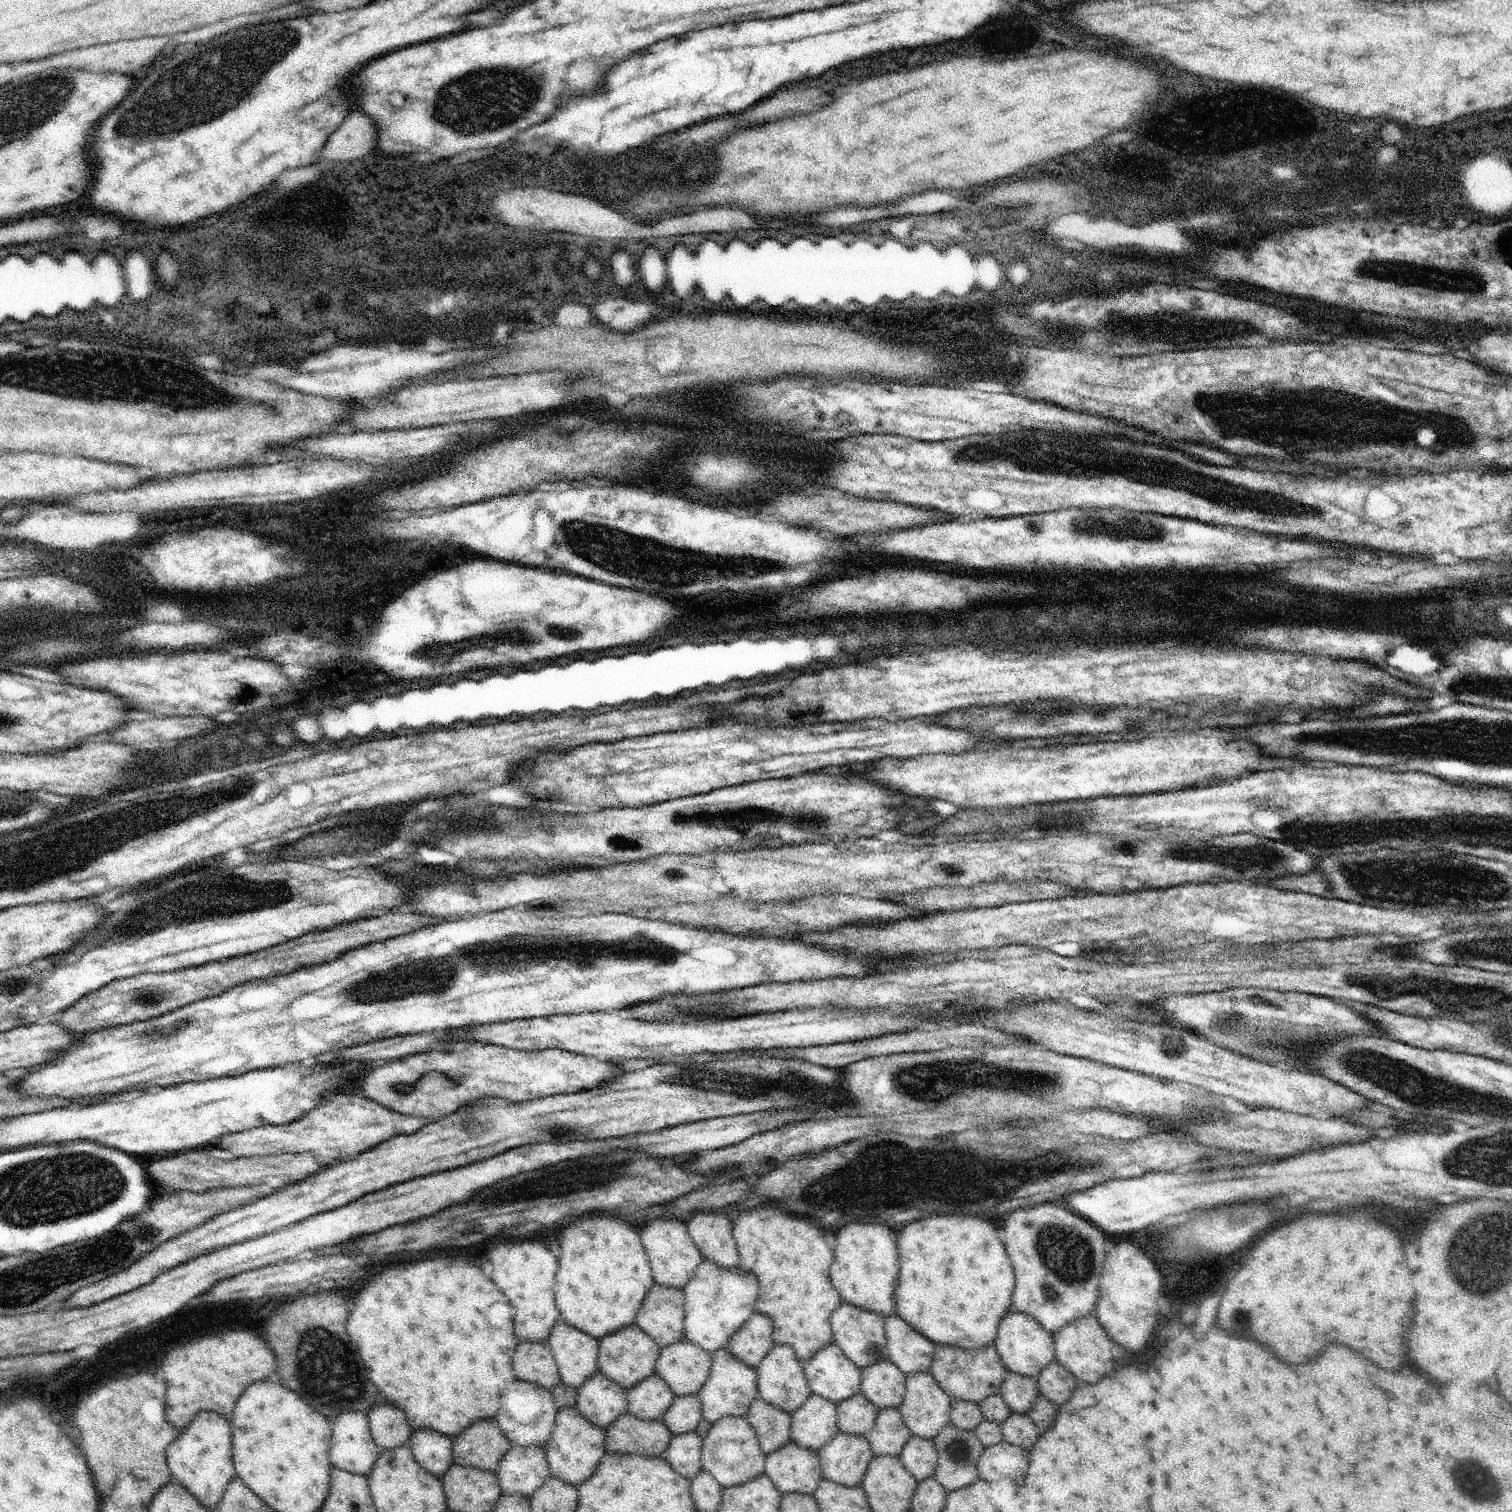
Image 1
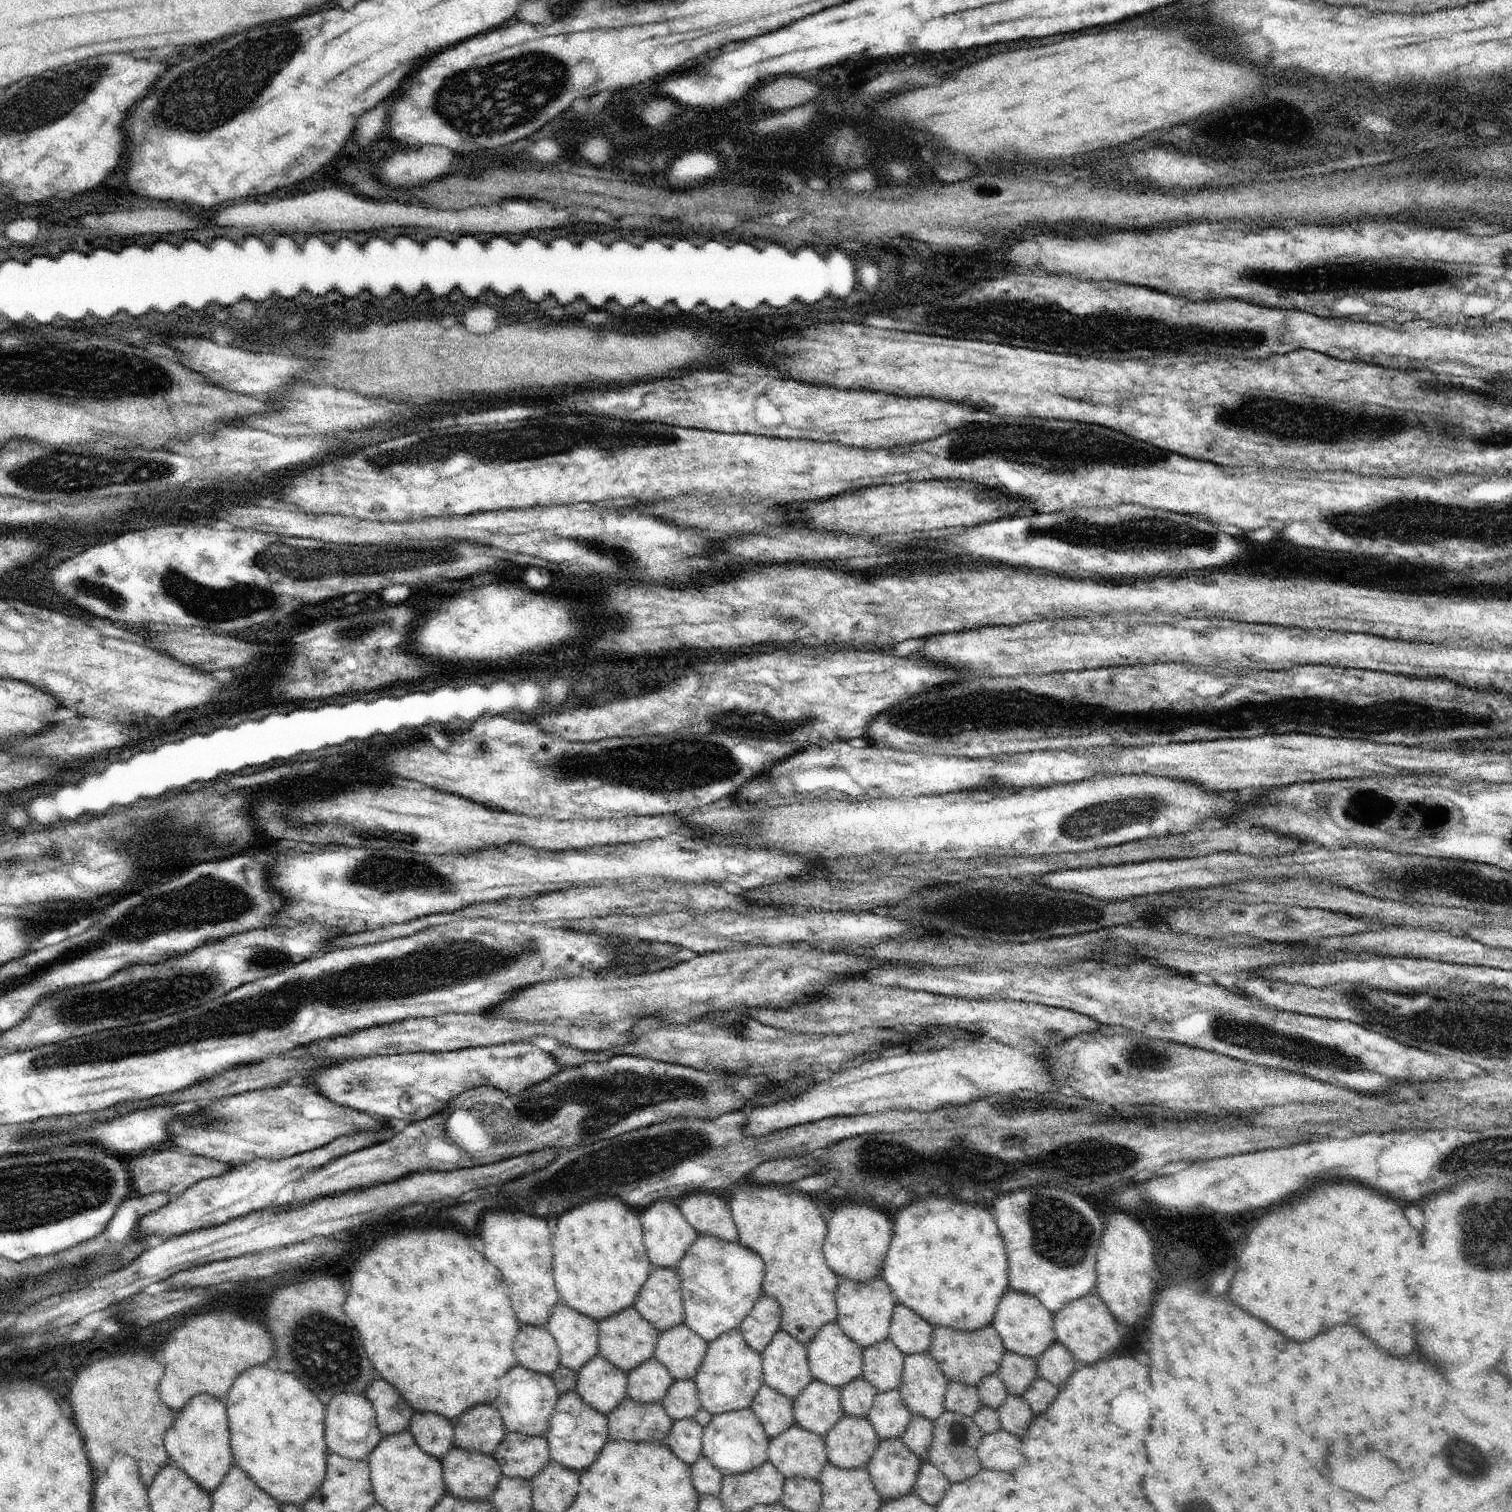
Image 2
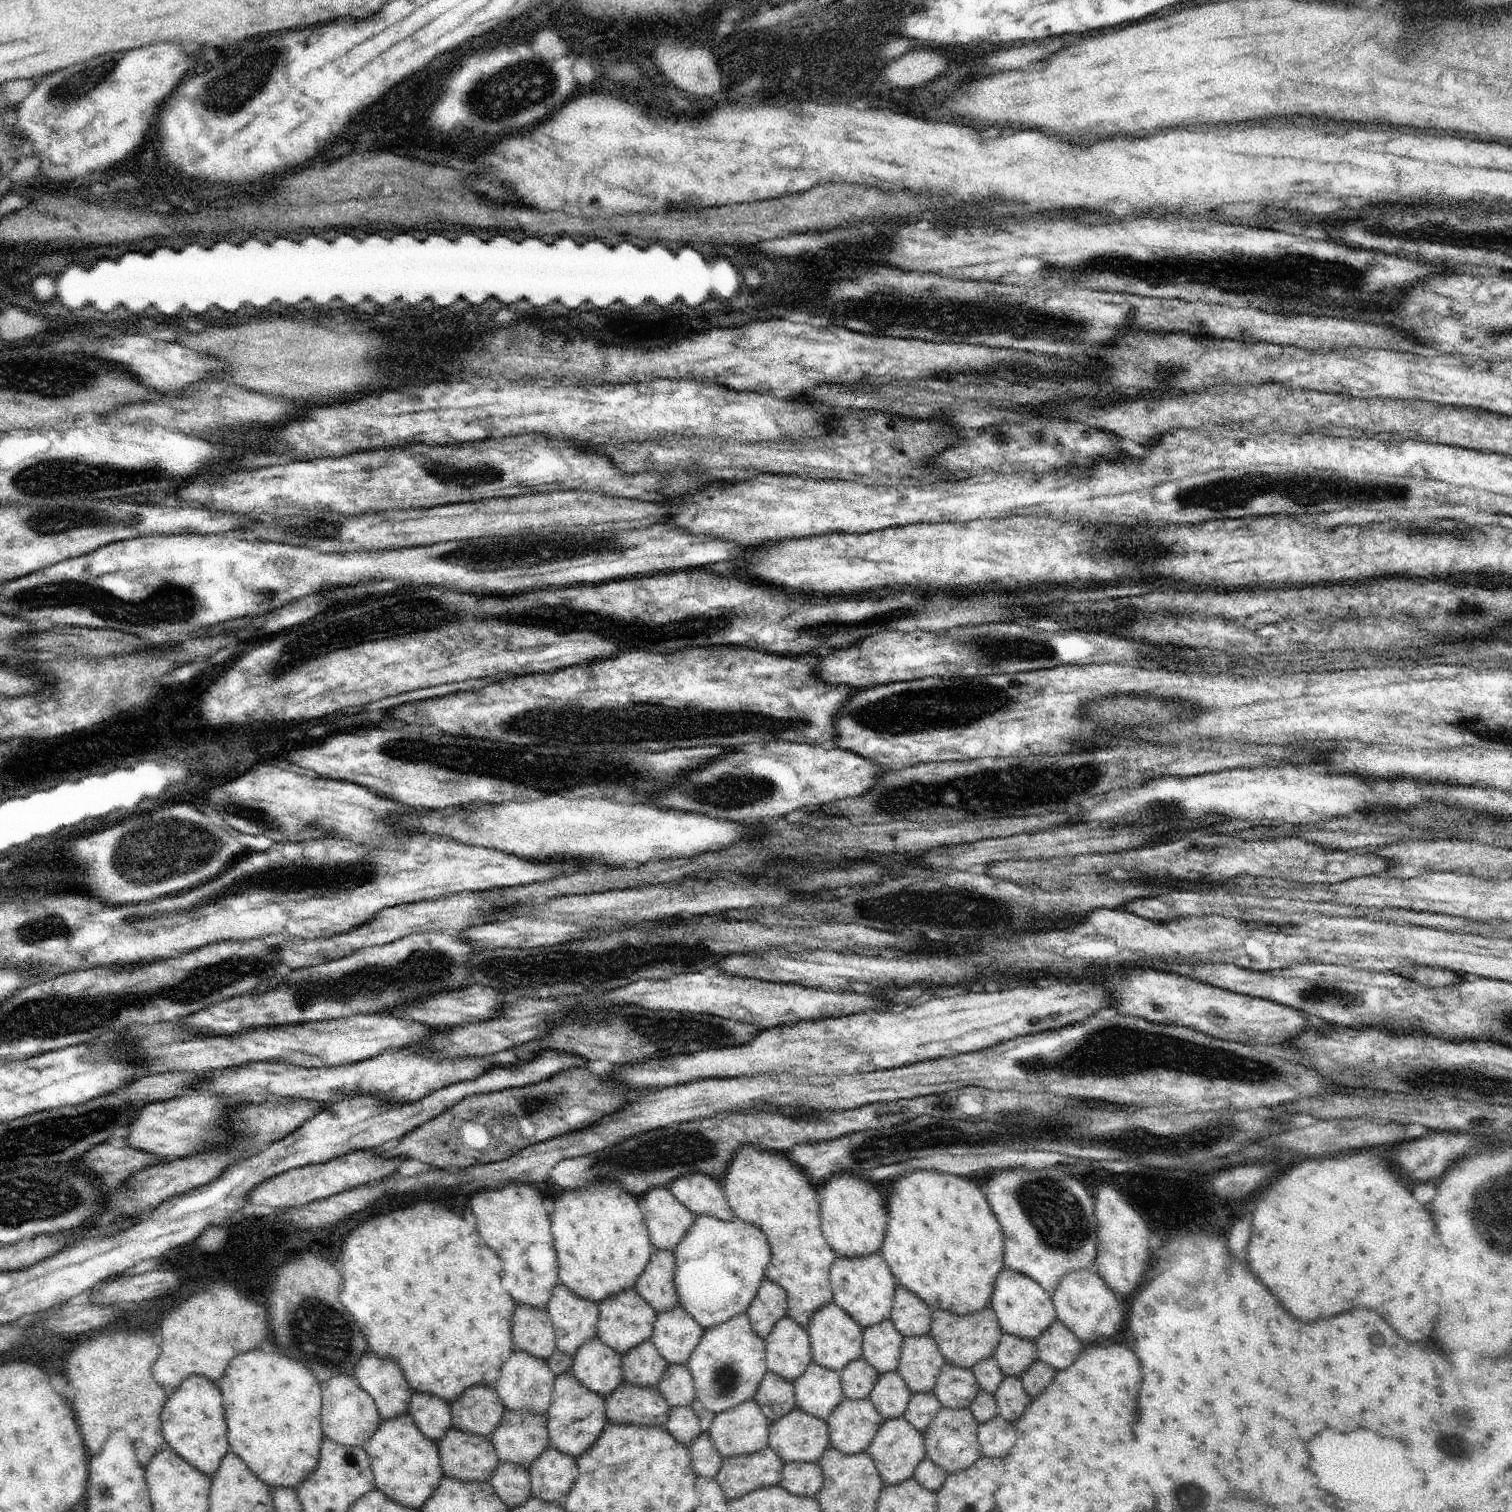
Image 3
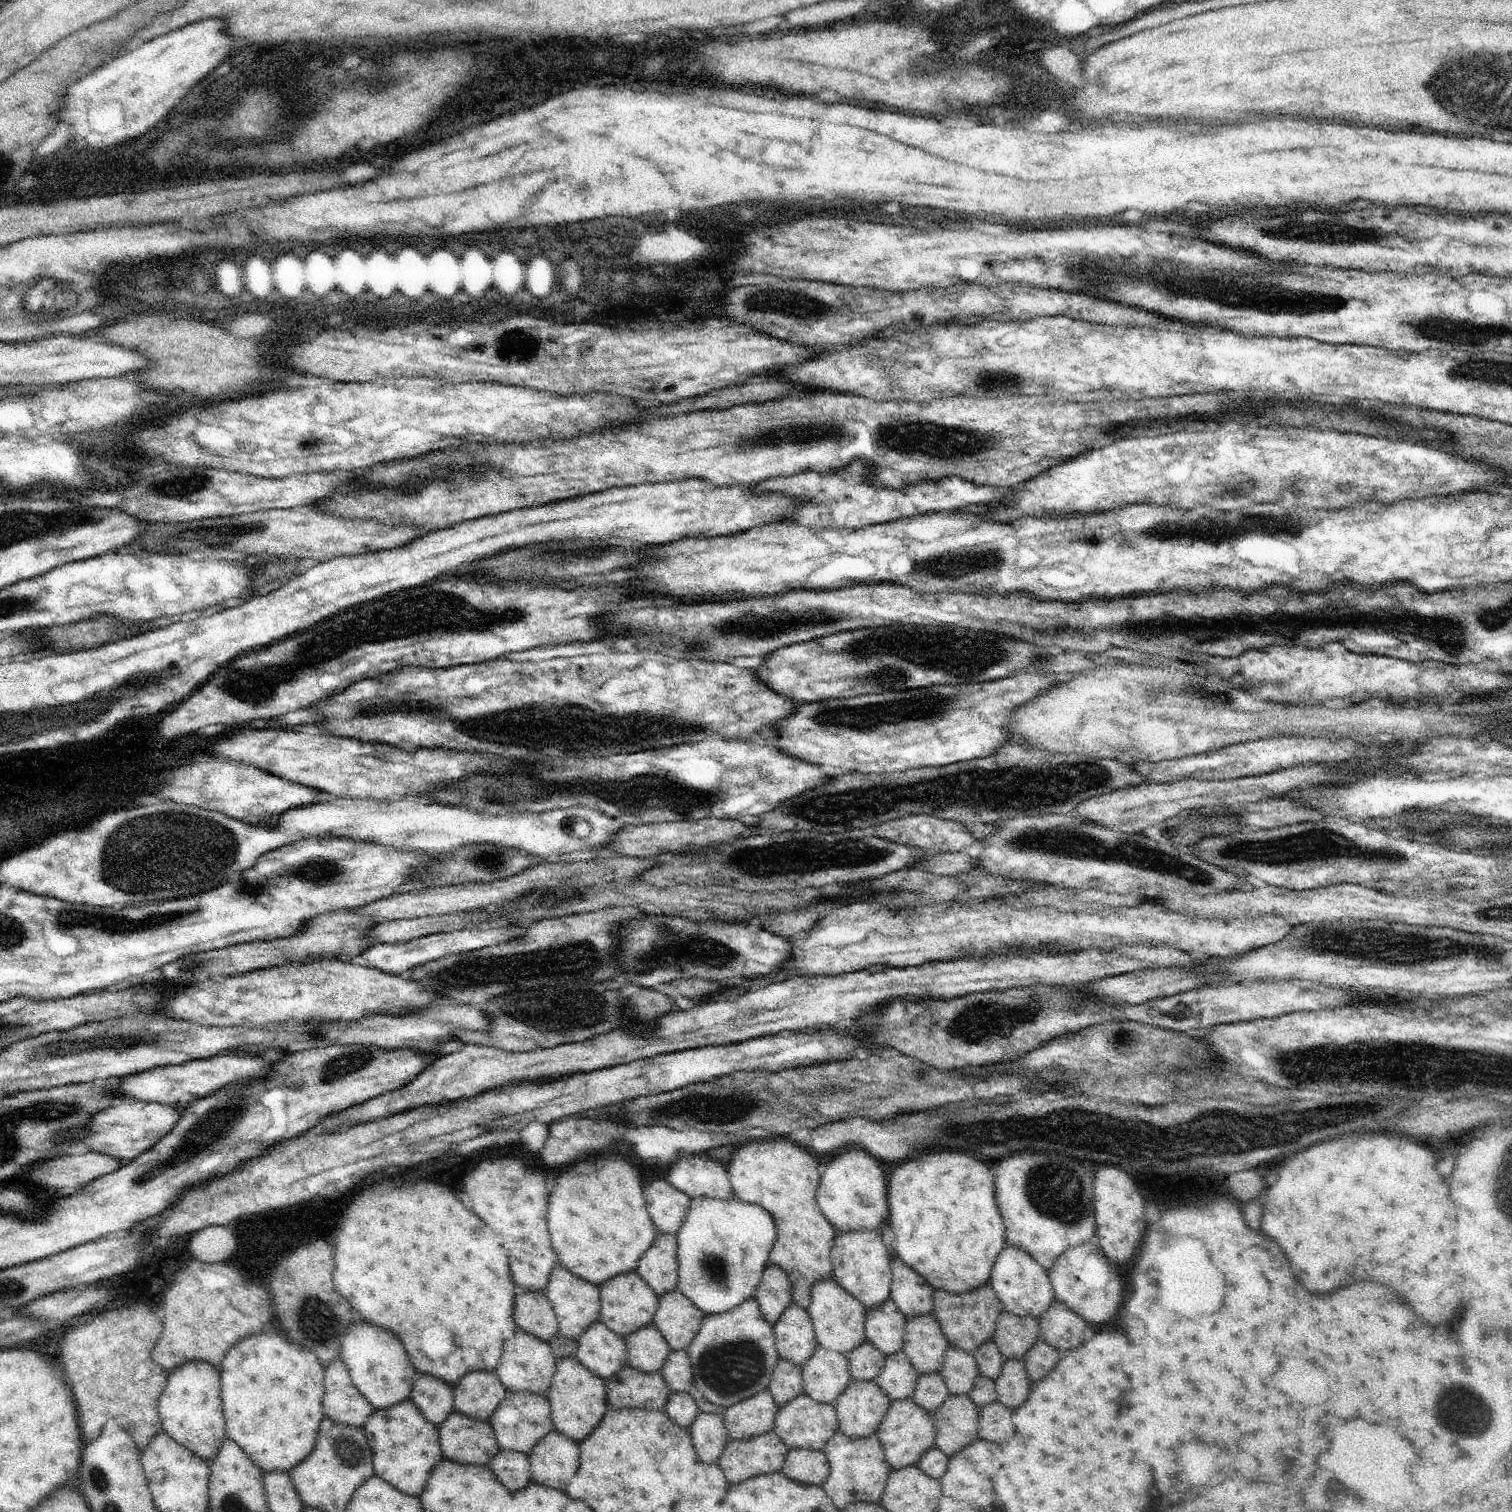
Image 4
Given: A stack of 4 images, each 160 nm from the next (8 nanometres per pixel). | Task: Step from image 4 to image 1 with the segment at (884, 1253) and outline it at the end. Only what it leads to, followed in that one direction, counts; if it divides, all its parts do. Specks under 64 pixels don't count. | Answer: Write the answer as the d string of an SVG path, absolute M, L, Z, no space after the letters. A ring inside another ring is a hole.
M841 1302L840 1306L834 1310L831 1317L831 1328L834 1342L840 1346L844 1356L856 1364L860 1370L876 1365L876 1362L889 1359L887 1339L885 1336L885 1318L882 1314L868 1312L864 1308L856 1308L852 1304Z

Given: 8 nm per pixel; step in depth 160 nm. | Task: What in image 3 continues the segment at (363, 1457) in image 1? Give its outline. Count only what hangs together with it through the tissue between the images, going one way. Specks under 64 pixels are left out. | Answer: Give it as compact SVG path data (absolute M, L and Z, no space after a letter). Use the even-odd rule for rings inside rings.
M336 1374L322 1390L322 1433L325 1438L340 1446L365 1448L368 1440L376 1434L383 1420L378 1413L376 1402L357 1383L354 1375Z

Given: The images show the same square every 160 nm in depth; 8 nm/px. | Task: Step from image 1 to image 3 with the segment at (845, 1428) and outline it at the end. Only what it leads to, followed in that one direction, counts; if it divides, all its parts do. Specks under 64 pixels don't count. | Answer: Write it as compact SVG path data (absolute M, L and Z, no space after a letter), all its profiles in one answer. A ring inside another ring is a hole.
M862 1357L850 1362L841 1371L841 1386L845 1399L864 1400L864 1398L869 1398L879 1376L878 1372Z

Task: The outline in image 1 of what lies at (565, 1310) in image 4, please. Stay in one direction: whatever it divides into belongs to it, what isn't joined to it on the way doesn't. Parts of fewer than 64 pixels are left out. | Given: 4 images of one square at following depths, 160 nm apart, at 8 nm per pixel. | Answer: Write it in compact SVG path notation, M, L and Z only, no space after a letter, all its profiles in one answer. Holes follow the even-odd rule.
M559 1320L547 1340L558 1366L561 1383L580 1390L582 1384L598 1374L599 1340Z

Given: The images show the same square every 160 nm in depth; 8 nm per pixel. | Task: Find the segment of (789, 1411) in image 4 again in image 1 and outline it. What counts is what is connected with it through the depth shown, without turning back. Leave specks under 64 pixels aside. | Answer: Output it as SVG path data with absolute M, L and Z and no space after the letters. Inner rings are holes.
M789 1441L767 1455L765 1474L783 1495L814 1495L823 1479L819 1452Z

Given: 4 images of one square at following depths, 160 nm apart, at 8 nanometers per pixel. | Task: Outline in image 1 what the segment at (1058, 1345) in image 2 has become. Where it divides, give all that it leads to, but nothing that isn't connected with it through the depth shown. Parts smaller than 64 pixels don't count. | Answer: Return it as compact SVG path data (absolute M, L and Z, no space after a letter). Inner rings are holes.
M1055 1358L1040 1371L1037 1381L1039 1394L1043 1394L1058 1406L1063 1405L1080 1384L1078 1378Z

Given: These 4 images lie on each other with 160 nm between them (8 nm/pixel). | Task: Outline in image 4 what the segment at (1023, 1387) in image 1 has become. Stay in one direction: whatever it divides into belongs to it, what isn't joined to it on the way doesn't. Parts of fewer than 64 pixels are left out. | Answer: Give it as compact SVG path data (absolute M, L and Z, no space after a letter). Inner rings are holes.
M1002 1310L993 1340L1008 1359L1022 1359L1039 1338L1041 1319L1032 1315L1017 1315Z

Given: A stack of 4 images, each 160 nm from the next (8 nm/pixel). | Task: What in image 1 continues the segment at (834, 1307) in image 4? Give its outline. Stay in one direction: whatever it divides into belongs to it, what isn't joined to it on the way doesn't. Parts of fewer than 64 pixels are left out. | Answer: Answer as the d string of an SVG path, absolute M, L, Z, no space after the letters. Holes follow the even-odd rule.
M834 1341L803 1363L811 1394L838 1406L860 1393L861 1370L844 1356Z

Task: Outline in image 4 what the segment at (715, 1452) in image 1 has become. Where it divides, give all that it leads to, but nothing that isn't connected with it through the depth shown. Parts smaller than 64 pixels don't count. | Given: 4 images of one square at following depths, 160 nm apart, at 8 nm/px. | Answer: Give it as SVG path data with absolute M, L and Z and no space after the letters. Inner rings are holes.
M768 1389L728 1407L723 1415L729 1440L750 1439L772 1431L778 1411L779 1406Z

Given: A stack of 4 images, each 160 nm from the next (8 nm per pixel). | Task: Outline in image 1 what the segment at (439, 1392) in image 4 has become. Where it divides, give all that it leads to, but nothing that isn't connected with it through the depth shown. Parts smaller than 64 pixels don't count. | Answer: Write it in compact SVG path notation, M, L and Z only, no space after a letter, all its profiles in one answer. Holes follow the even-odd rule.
M422 1428L410 1436L407 1446L416 1462L428 1474L436 1478L444 1478L444 1474L453 1464L452 1442L450 1437L436 1430Z

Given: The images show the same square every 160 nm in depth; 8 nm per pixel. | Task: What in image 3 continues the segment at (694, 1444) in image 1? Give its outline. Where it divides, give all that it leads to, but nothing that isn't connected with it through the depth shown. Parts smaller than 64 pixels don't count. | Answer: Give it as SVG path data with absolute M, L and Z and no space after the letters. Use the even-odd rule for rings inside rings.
M691 1406L670 1408L666 1426L672 1432L672 1438L680 1440L680 1444L686 1448L690 1448L694 1440L698 1440L698 1436L702 1434L698 1416Z

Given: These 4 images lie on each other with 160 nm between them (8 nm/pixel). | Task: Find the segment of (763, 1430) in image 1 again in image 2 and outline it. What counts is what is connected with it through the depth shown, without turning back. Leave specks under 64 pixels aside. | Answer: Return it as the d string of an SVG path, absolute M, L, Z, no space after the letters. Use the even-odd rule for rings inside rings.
M766 1383L758 1389L750 1408L763 1424L769 1439L795 1423L793 1400Z

